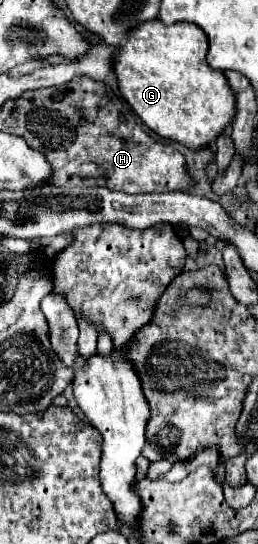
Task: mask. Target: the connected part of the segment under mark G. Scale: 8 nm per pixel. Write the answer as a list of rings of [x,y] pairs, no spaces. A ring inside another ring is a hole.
[[[159,19],[145,21],[127,33],[123,47],[117,47],[113,55],[113,71],[119,81],[119,91],[141,117],[141,121],[153,129],[159,137],[177,141],[189,149],[199,149],[213,141],[235,117],[235,95],[229,89],[225,75],[209,69],[207,61],[207,41],[205,31],[193,23],[163,25]]]

